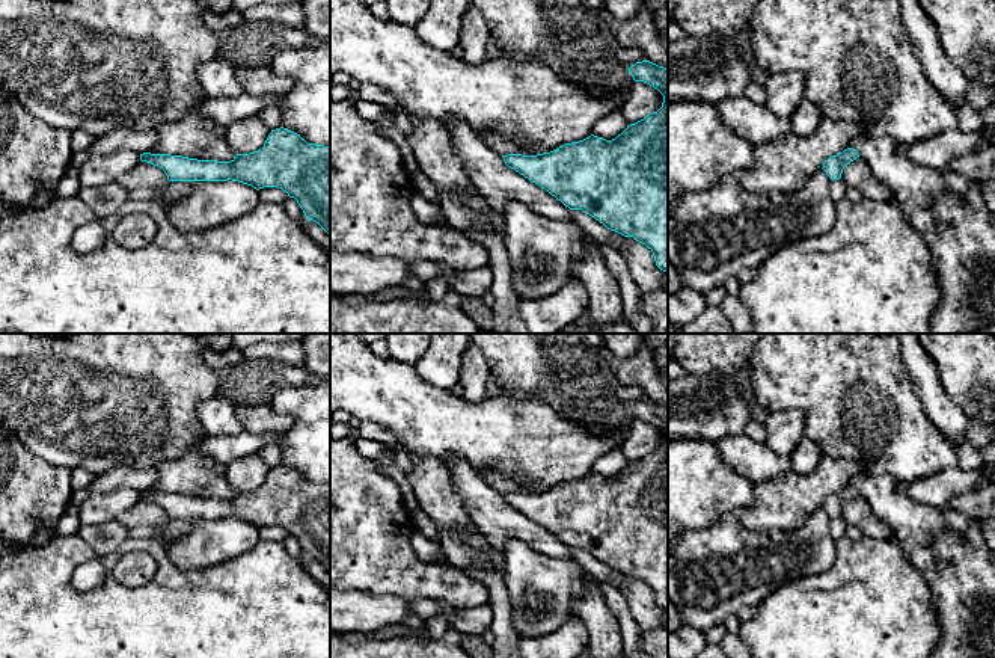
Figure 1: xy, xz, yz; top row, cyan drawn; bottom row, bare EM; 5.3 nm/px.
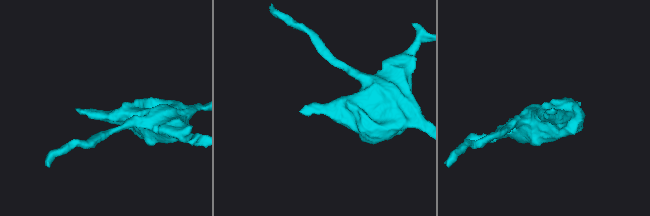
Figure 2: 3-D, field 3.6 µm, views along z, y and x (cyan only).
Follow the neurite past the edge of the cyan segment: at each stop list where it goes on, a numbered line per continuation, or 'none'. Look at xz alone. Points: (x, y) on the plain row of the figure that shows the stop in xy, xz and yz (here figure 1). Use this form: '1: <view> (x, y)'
none

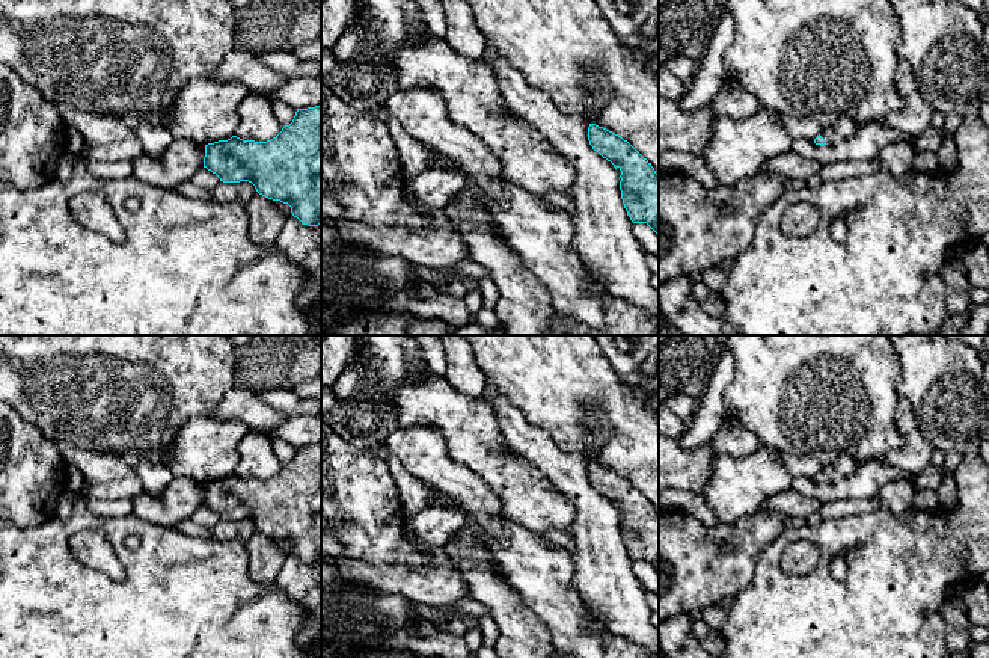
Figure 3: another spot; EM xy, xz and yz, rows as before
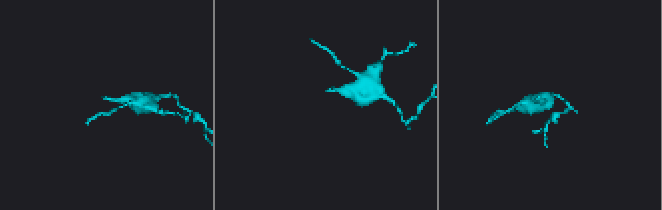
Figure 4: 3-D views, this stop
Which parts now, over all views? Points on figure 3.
1: yz (845, 467)

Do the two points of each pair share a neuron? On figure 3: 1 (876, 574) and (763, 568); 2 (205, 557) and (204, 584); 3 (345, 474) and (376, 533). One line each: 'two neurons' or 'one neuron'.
1: one neuron
2: one neuron
3: one neuron

